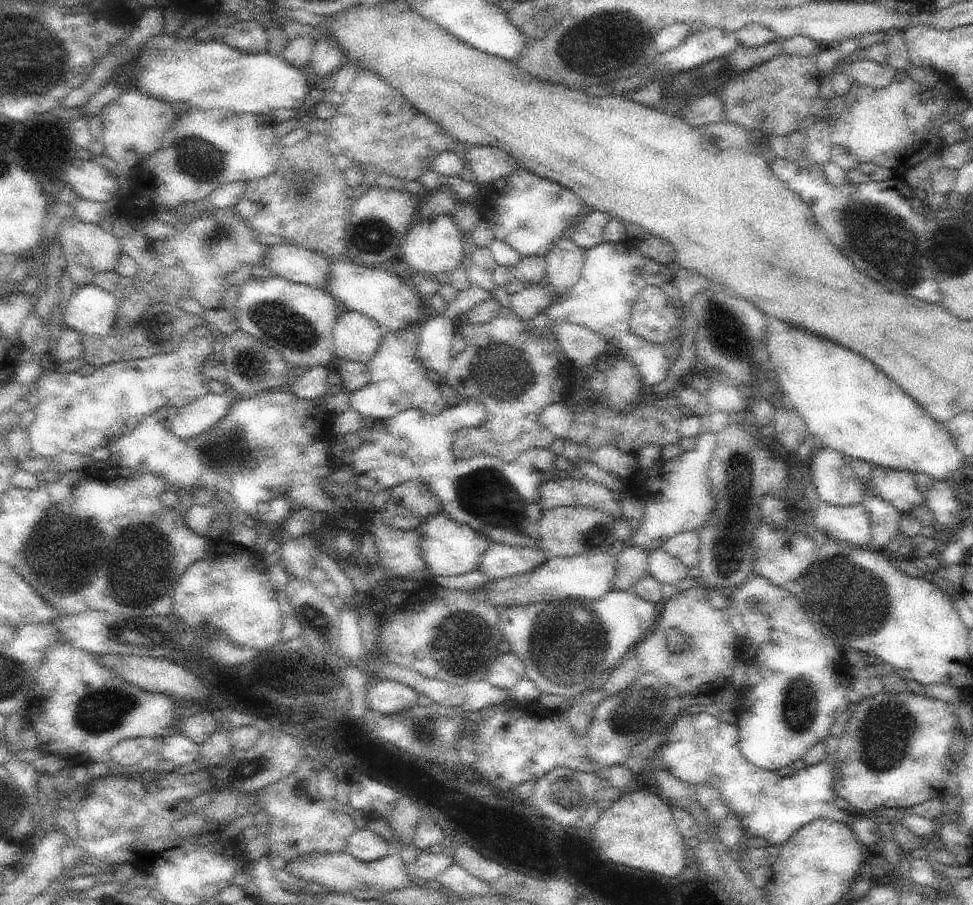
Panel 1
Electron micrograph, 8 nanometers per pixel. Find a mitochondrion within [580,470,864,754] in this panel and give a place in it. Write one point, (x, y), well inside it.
(638, 707)

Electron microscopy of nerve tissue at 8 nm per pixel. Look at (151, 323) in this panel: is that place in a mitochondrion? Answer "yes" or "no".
no

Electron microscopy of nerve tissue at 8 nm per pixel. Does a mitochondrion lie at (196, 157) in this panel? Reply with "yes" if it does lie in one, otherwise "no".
yes

